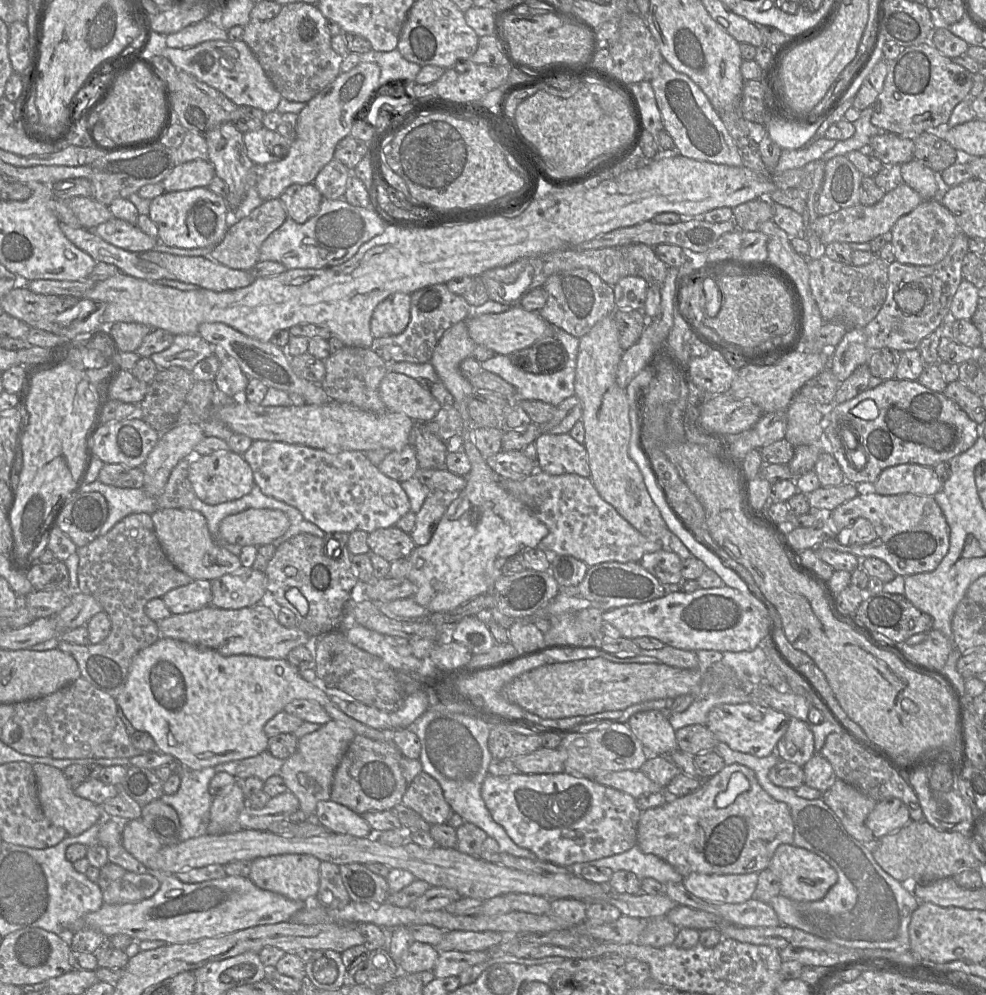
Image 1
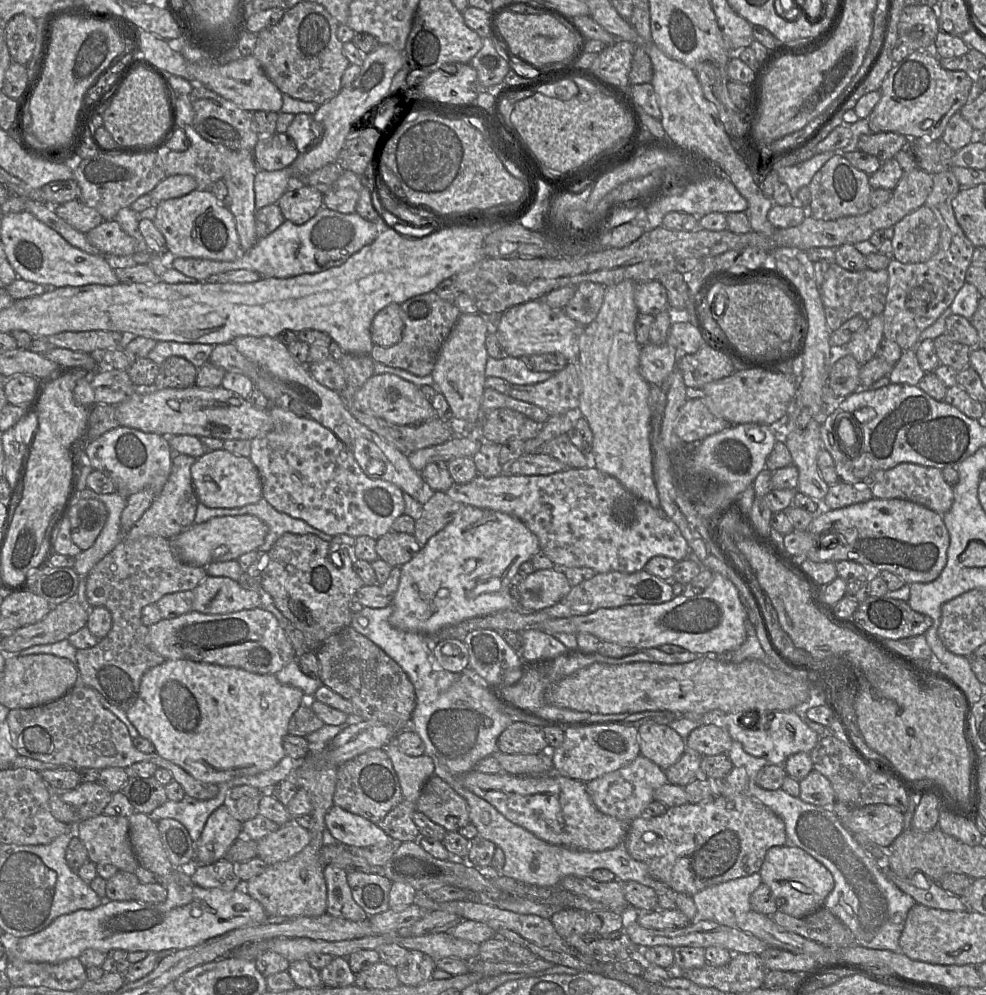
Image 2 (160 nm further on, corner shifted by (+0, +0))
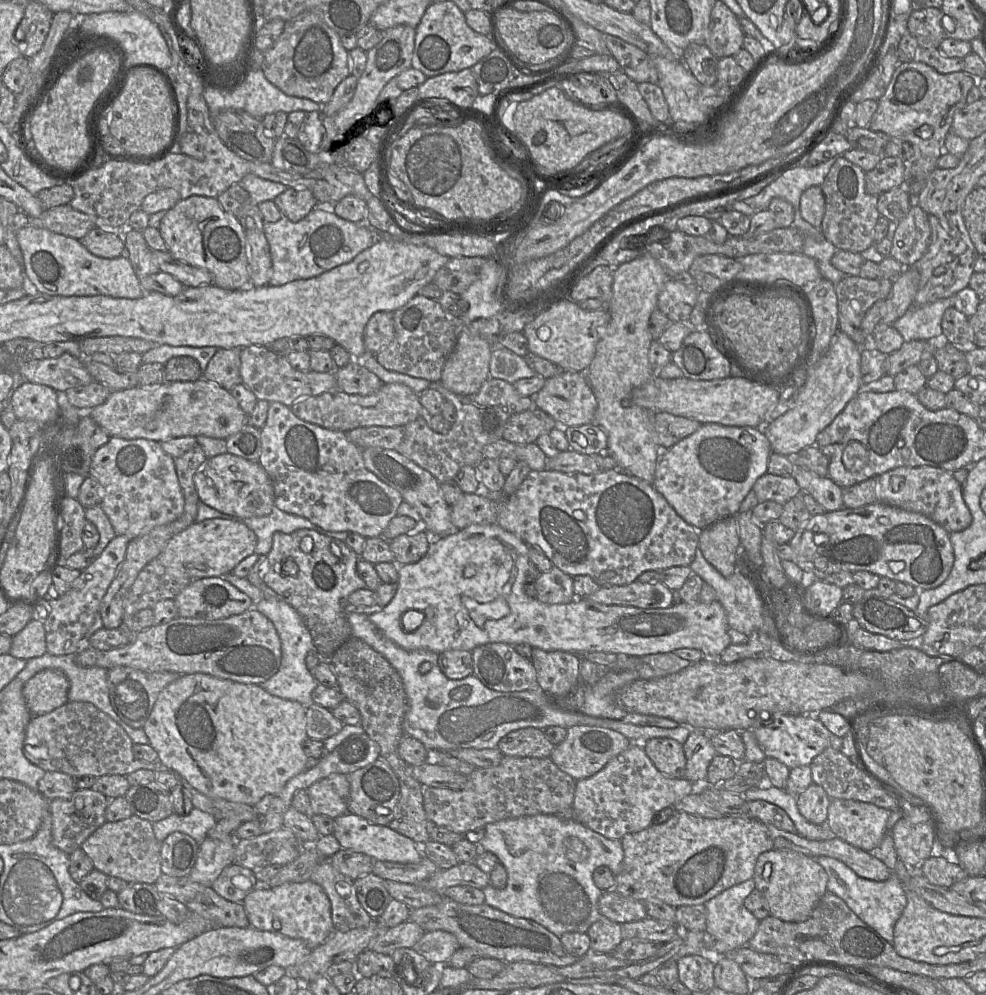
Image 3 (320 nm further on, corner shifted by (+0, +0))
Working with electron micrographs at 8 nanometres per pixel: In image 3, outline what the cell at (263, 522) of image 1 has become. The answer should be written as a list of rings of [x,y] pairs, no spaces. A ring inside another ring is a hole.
[[[208,519],[195,522],[173,536],[157,556],[167,571],[192,580],[224,576],[233,571],[243,559],[255,552],[257,537],[243,522],[227,519]]]

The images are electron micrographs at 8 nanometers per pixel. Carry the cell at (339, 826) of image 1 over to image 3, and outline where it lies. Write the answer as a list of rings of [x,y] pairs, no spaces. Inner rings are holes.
[[[350,812],[334,819],[333,835],[341,848],[366,854],[377,861],[415,864],[424,857],[421,848],[410,838],[399,834],[388,826],[374,825]]]

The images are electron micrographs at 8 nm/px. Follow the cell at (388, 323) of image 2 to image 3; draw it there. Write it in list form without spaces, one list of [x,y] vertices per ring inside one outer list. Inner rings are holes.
[[[378,311],[370,317],[364,330],[367,352],[376,354],[391,344],[395,336],[393,313]]]

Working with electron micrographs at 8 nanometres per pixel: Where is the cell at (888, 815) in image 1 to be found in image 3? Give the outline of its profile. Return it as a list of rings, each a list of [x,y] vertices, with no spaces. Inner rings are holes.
[[[832,799],[826,824],[831,836],[874,852],[883,839],[889,816],[889,810],[871,803]]]

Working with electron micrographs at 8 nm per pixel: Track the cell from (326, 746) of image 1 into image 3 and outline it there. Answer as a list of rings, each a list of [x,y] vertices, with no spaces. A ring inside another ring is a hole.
[[[311,880],[288,882],[276,887],[258,885],[243,900],[250,926],[303,940],[311,950],[333,933],[331,903],[324,889]]]

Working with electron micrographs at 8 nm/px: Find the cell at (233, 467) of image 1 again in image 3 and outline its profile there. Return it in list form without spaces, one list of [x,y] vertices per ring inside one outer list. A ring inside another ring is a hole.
[[[228,452],[208,458],[195,473],[194,484],[199,500],[224,514],[240,518],[262,517],[269,515],[275,506],[272,480],[259,462]]]

